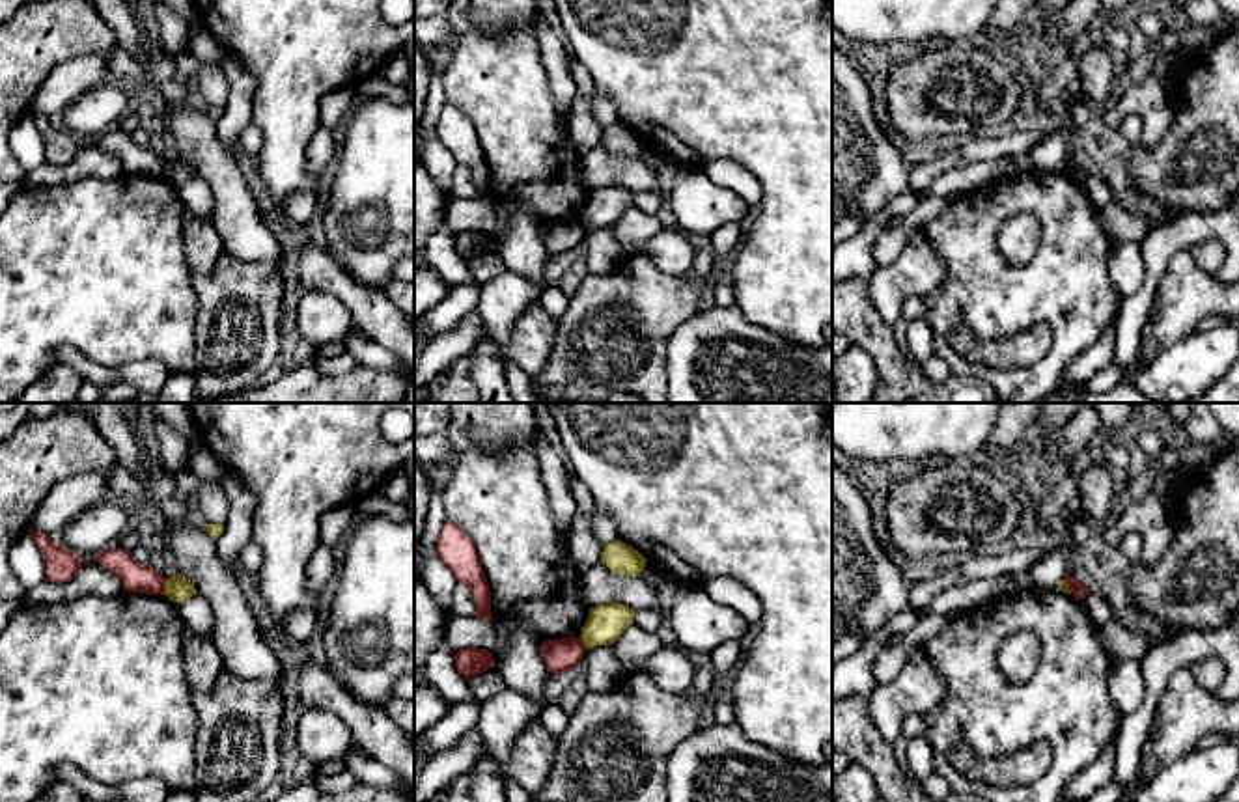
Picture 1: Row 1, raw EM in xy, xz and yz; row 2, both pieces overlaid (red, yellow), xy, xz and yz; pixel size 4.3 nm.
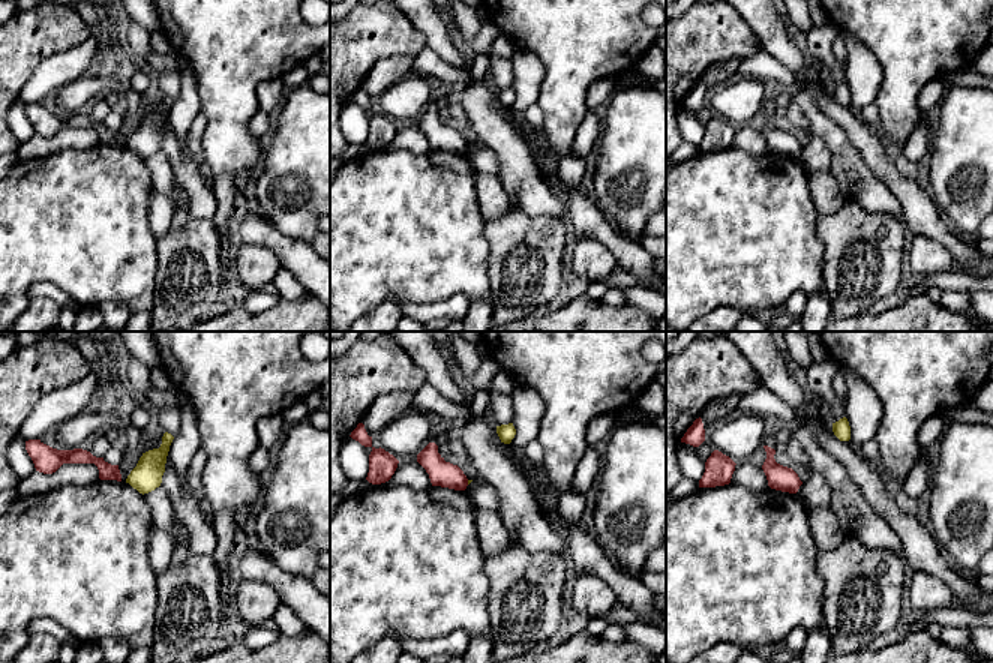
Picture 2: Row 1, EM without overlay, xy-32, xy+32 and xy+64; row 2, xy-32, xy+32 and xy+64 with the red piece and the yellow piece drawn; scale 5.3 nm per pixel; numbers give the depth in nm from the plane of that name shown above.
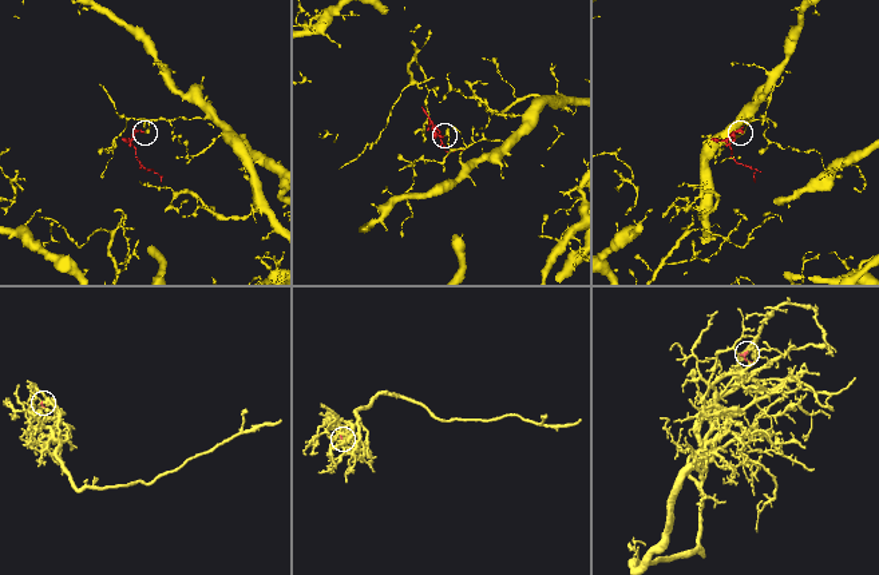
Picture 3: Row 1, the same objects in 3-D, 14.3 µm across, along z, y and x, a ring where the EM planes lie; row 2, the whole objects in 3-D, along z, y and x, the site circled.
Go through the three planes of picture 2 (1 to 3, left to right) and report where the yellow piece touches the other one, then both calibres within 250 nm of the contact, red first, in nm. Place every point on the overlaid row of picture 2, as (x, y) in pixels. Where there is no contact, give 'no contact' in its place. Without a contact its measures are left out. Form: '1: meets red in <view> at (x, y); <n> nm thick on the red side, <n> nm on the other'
1: no contact
2: meets red in xy+32 at (467, 482); 140 nm thick on the red side, 20 nm on the other
3: no contact

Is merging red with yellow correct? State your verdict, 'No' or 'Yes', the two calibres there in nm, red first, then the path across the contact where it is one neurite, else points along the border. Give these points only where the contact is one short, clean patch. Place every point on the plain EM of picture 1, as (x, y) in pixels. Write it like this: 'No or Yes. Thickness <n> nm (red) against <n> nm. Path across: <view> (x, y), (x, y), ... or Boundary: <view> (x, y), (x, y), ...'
No. Thickness 130 nm (red) against 110 nm. Boundary: xy (167, 161), (161, 176)

